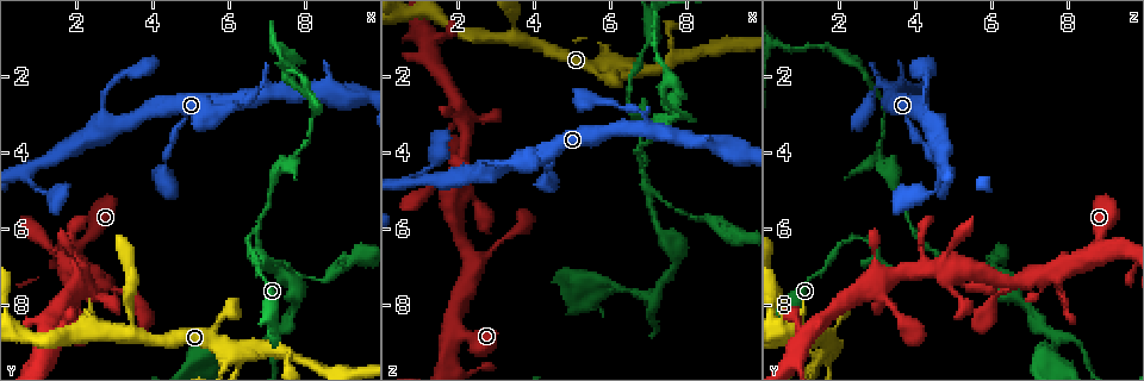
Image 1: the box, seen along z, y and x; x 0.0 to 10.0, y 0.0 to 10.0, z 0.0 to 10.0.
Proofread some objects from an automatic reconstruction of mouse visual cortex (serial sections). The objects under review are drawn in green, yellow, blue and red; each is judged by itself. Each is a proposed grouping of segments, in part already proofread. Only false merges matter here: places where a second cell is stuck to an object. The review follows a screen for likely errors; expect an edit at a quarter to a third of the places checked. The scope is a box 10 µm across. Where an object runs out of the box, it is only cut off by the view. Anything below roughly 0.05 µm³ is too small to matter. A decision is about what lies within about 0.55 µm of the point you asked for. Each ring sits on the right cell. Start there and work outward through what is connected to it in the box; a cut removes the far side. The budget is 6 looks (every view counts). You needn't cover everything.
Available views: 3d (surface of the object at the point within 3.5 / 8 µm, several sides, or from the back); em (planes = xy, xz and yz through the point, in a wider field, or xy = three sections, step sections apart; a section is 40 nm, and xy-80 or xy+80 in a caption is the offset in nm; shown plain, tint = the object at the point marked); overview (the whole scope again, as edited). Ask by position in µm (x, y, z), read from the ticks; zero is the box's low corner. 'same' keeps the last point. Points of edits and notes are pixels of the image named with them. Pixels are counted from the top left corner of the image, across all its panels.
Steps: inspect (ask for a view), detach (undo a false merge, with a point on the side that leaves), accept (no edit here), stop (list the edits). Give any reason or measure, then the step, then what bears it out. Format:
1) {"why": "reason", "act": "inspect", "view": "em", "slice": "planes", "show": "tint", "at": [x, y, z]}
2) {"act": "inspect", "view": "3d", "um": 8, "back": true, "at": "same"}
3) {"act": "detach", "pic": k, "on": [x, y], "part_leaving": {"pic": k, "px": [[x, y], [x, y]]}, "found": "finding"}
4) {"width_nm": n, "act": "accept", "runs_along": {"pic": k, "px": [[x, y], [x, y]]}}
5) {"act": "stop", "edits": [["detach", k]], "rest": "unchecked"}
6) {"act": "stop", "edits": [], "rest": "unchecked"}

{"act": "inspect", "view": "3d", "um": 8, "at": [6.20, 9.20, 1.70]}

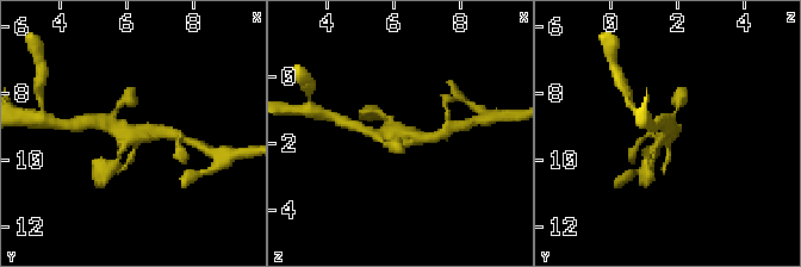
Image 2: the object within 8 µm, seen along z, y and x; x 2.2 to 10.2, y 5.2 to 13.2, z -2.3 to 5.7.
{"act": "inspect", "view": "3d", "um": 3.5, "back": true, "at": "same"}

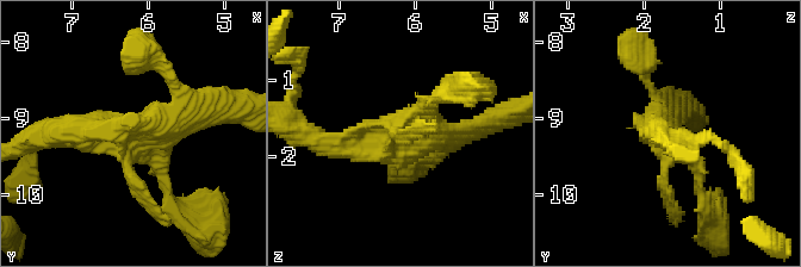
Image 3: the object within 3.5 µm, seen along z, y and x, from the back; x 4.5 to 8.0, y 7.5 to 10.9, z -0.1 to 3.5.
{"act": "accept", "runs_along": {"pic": 3, "px": [[216, 106], [59, 132]]}, "found": "all the same cell"}

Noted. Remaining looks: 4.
{"why": "sharp bend", "act": "inspect", "view": "em", "slice": "xy", "step": 3, "show": "tint", "at": [6.55, 6.30, 2.45]}

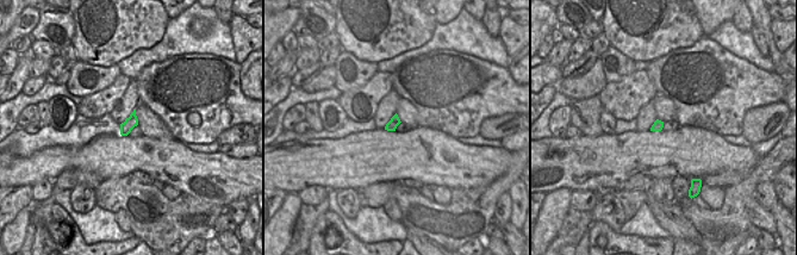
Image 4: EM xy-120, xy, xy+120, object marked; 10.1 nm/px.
{"why": "wider look", "act": "inspect", "view": "3d", "um": 3.5, "at": "same"}

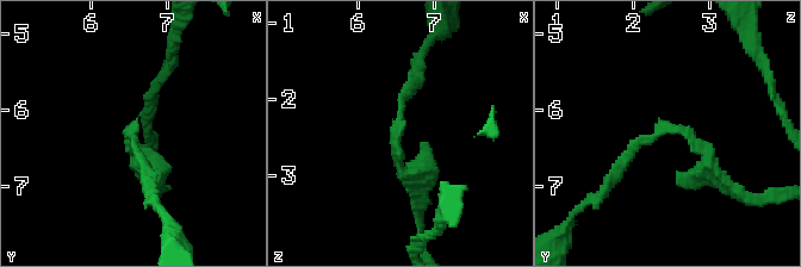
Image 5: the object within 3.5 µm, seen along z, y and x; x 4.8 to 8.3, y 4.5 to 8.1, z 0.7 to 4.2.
{"arm_widths_nm": [150, 200], "act": "detach", "pic": 5, "on": [395, 134], "part_leaving": {"pic": 5, "px": [[404, 97], [397, 161], [418, 177]]}, "found": "a second cell is stuck on"}

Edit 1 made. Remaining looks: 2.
{"act": "stop", "edits": [["detach", 5]], "rest": "unchecked"}

